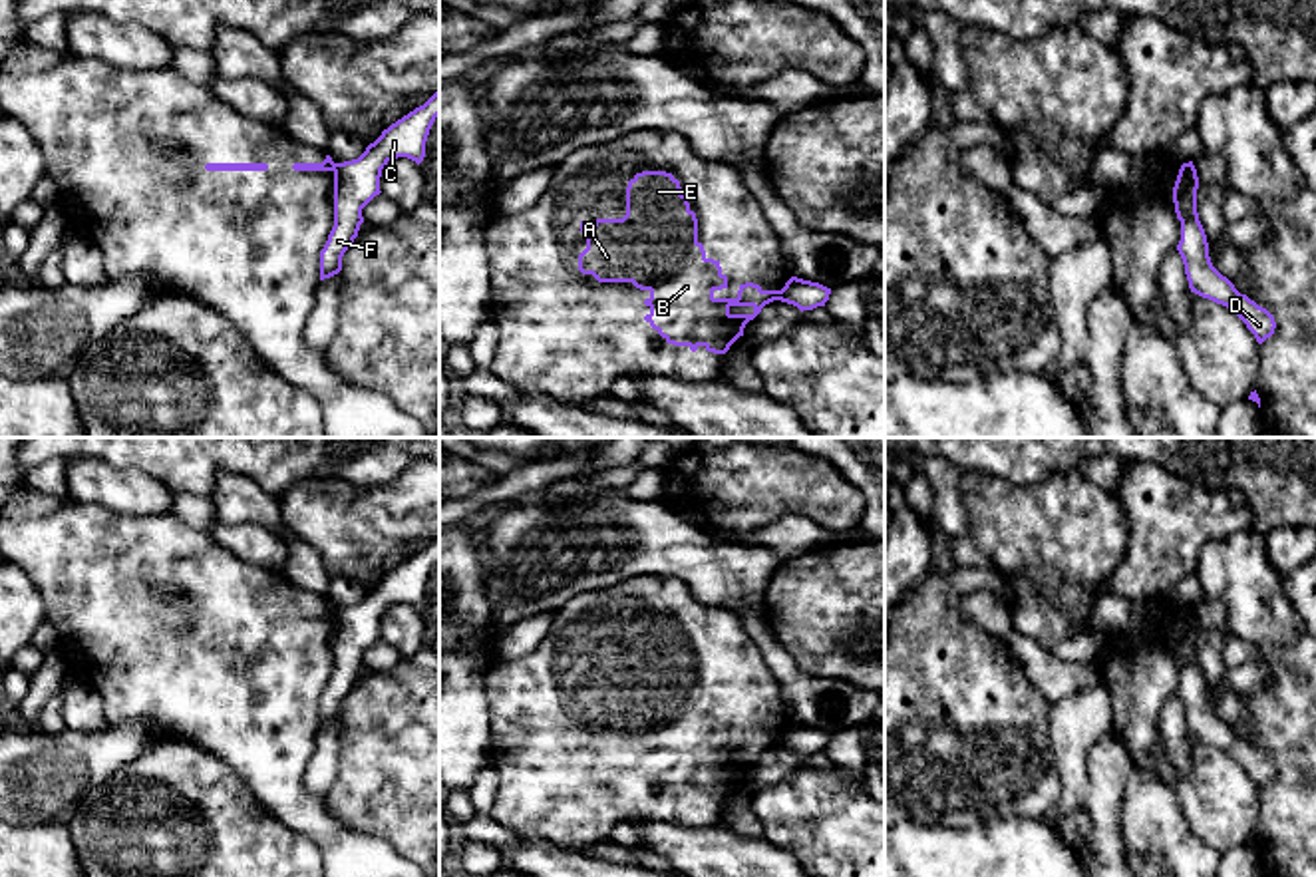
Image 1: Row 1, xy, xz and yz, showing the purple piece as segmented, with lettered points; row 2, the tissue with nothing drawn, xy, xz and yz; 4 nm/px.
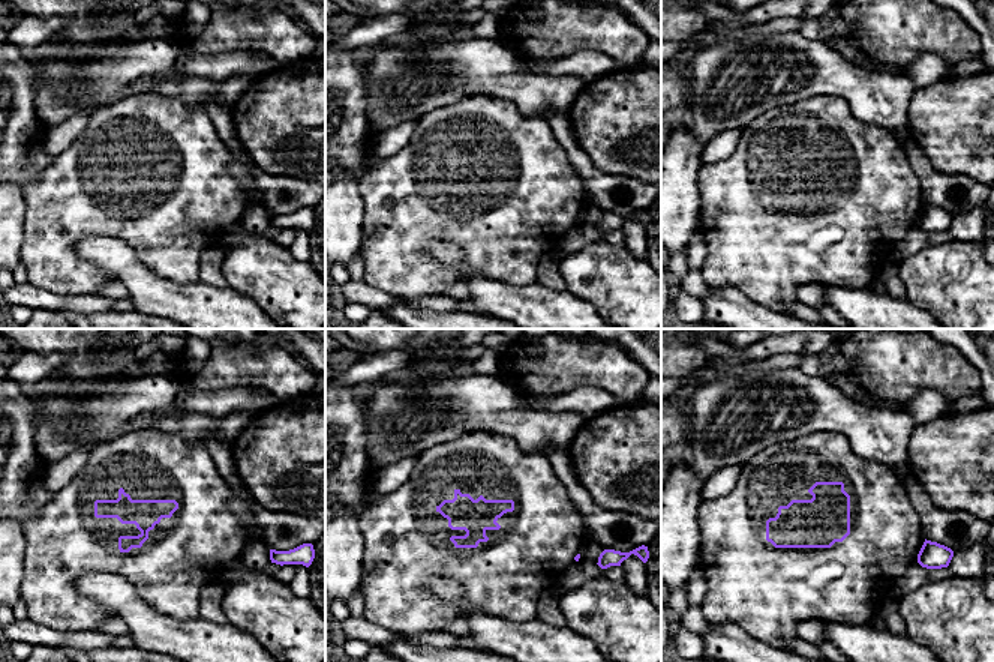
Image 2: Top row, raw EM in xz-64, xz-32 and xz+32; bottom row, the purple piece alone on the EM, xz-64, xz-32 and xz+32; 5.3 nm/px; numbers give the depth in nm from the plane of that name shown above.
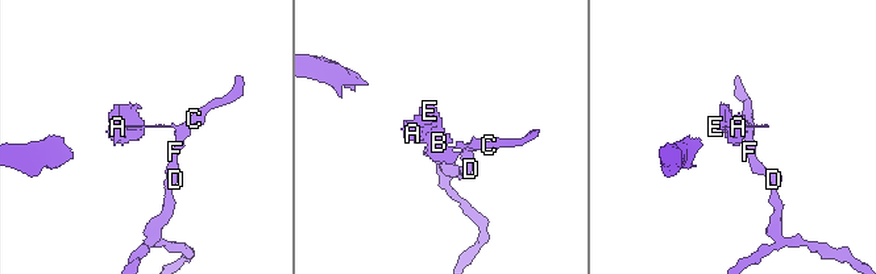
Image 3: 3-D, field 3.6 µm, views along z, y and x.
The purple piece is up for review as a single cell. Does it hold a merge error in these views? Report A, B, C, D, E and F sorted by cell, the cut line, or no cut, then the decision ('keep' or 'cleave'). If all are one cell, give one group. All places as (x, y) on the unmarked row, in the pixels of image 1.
groups A B E / C D F; cut xz (782, 736), (778, 744); cleave

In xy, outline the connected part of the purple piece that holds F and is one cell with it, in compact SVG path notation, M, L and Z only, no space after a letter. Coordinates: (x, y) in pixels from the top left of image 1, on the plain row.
M439 537L423 551L415 553L366 593L352 607L334 613L334 672L320 696L320 726L342 716L342 702L358 682L364 668L362 654L380 640L382 614L398 603L408 603L417 611L425 603L429 575L439 561Z

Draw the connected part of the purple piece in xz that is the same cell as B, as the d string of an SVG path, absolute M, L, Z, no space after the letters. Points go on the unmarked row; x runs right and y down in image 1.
M666 616L636 618L626 632L626 660L622 664L596 664L592 672L580 666L580 678L586 682L586 694L578 700L578 716L592 720L598 728L632 728L650 742L644 750L650 758L644 766L674 791L688 791L696 797L704 791L708 797L726 799L730 791L743 782L743 774L761 754L779 746L781 736L763 736L759 730L740 730L736 744L716 744L714 738L728 734L728 722L720 706L708 704L704 690L698 686L698 664L682 638L680 626Z

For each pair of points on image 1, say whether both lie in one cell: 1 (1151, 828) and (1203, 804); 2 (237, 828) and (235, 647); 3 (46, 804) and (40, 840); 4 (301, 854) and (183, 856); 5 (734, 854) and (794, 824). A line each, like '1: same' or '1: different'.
1: different
2: different
3: different
4: same
5: different

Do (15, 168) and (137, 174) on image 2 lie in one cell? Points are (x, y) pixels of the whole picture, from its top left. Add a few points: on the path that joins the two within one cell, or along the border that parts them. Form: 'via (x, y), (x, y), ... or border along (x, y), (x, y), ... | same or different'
border along (54, 156), (51, 164), (23, 188) | different

